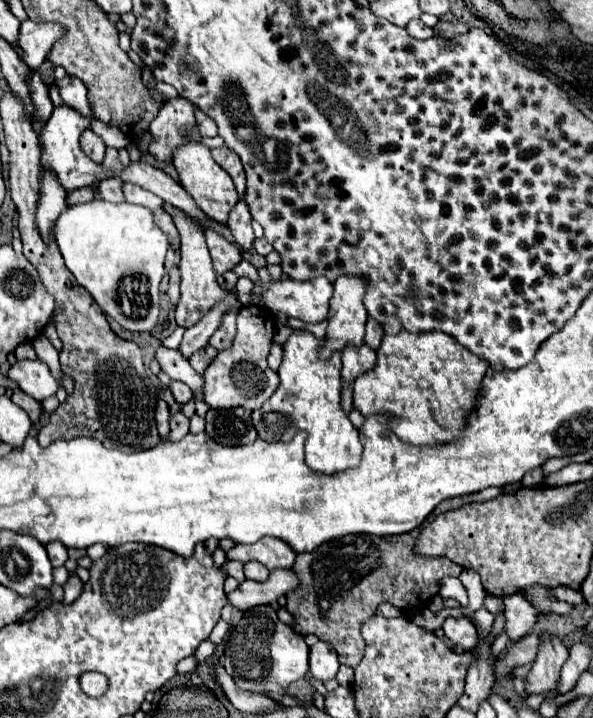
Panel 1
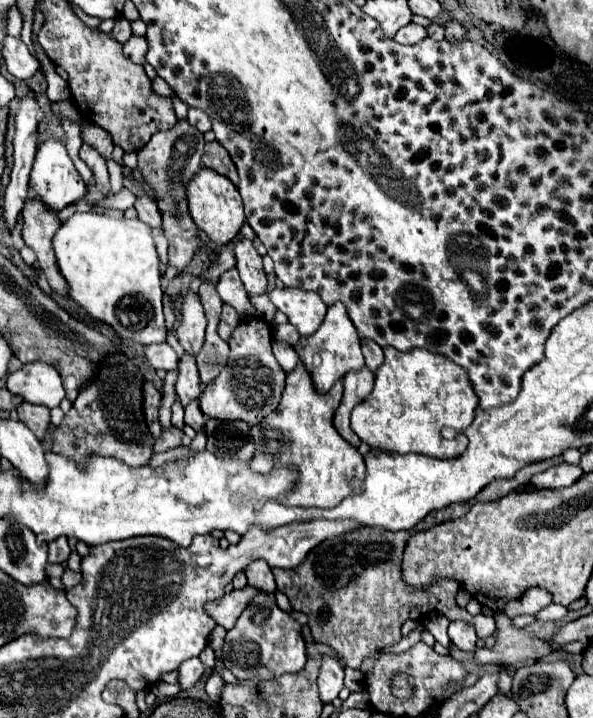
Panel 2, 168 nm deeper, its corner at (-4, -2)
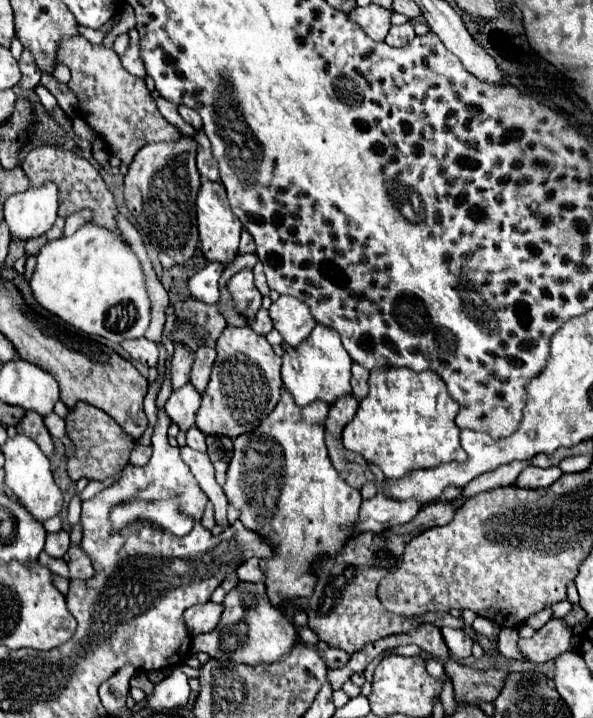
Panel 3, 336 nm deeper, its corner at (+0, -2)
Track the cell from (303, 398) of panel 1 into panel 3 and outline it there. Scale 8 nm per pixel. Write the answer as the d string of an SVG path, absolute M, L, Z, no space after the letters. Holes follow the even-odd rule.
M282 392L282 398L272 414L254 432L242 434L234 440L234 454L228 464L224 494L228 502L240 510L242 524L252 532L260 532L264 540L272 540L272 548L276 548L276 556L260 560L266 592L274 608L282 608L288 600L294 598L312 596L312 588L316 586L316 576L312 576L312 560L340 552L346 540L352 538L348 536L348 528L356 528L356 512L360 512L362 496L338 476L328 458L324 444L324 420L328 408L330 406L324 402L314 402L306 408L298 408L292 396Z

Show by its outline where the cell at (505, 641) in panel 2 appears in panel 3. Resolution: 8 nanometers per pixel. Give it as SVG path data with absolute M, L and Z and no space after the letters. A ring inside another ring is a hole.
M552 616L530 640L518 640L520 650L530 658L530 662L542 664L554 660L558 654L570 650L572 630L564 618Z

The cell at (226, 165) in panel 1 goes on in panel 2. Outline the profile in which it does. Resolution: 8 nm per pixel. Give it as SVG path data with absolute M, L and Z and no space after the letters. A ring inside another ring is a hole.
M210 142L206 144L206 152L202 156L202 164L216 170L218 174L226 176L228 180L232 180L234 184L238 184L238 172L236 166L232 164L232 158L228 156L228 152L218 144L218 142Z

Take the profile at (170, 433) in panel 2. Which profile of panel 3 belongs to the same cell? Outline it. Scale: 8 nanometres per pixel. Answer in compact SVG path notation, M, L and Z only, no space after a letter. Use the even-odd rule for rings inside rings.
M136 446L132 450L132 456L130 456L130 462L132 466L144 466L152 456L152 446Z

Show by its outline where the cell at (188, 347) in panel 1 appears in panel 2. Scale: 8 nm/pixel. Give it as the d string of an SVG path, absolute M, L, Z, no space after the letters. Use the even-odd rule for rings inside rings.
M188 354L182 356L180 368L178 368L176 392L184 406L190 400L200 398L200 378L198 378L198 368L196 368L196 356L188 356Z

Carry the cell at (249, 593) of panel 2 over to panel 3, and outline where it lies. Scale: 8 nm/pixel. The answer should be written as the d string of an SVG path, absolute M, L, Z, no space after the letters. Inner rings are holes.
M214 602L196 604L184 612L184 622L188 624L188 630L192 632L192 636L206 634L206 632L212 632L216 628L220 614L222 614L220 604L214 604Z

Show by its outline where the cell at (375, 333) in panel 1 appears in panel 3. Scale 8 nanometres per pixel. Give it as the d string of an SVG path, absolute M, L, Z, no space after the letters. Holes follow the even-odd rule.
M352 364L352 380L350 380L350 384L352 384L352 396L356 396L358 402L368 392L368 376L370 376L370 372L366 368L362 368L360 364Z

